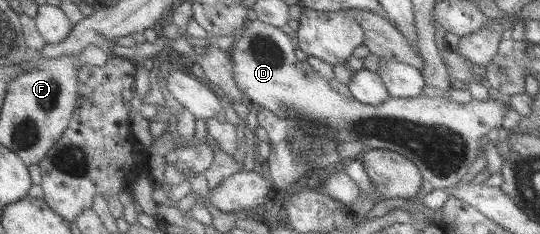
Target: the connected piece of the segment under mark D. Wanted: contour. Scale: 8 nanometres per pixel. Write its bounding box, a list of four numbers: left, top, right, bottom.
[229,20,510,196]

